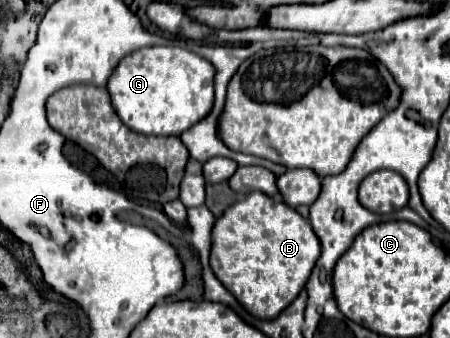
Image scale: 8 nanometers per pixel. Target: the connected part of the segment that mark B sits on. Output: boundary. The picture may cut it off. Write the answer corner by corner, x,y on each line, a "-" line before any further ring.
250,192
246,198
228,206
212,228
210,266
214,276
252,316
262,320
276,318
296,298
318,254
320,244
312,226
294,208
274,202
260,192

